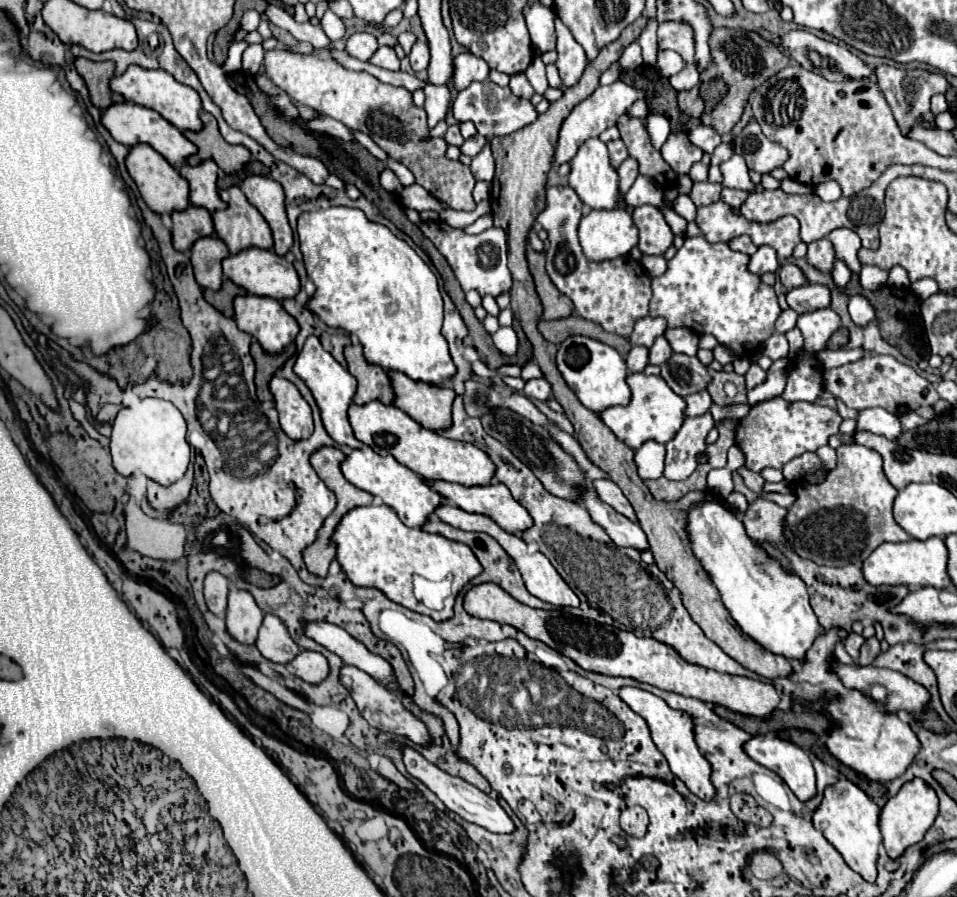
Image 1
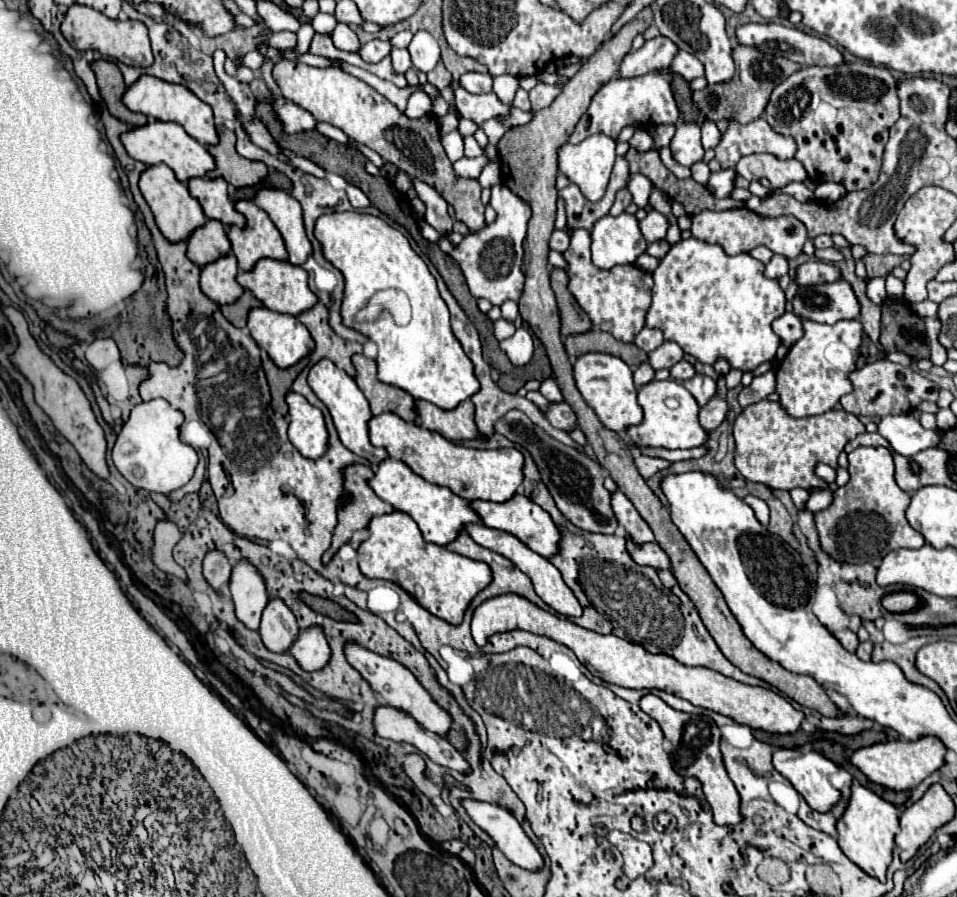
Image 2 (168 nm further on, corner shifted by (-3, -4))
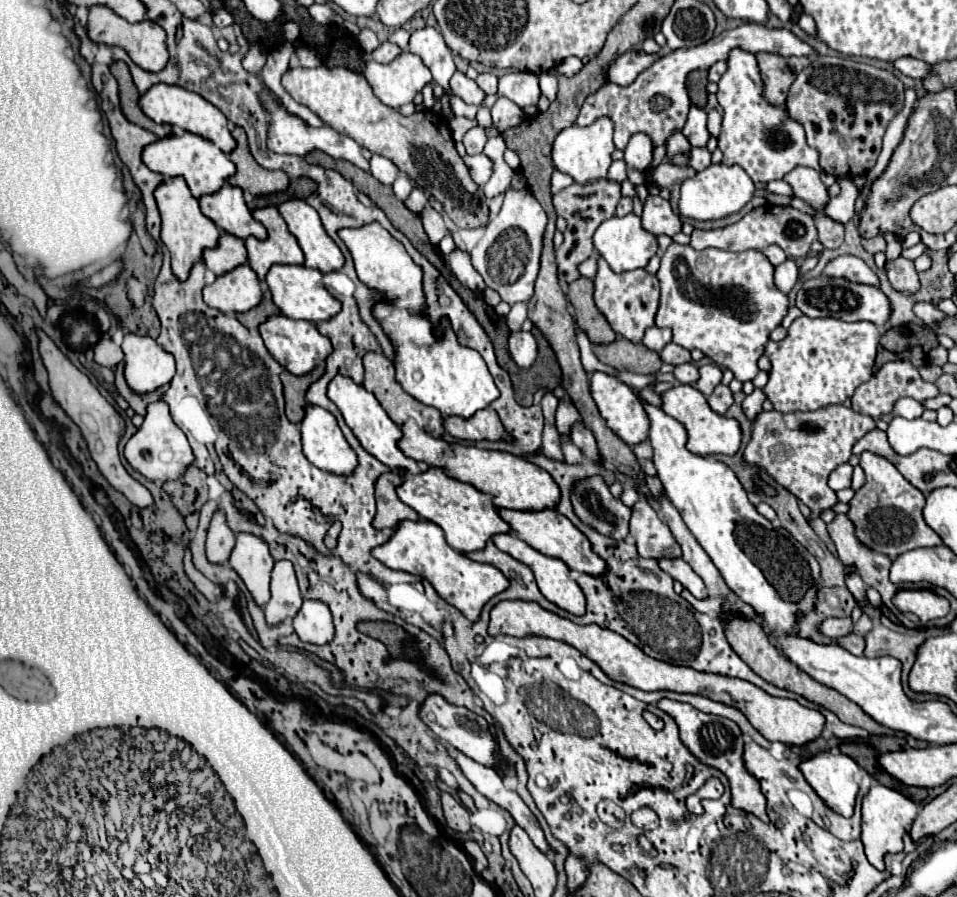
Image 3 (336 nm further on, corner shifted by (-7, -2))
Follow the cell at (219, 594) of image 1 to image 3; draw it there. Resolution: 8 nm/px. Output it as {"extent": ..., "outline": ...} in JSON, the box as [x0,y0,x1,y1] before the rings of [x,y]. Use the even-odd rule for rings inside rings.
{"extent":[207,511,235,565],"outline":[[[217,511],[211,519],[211,527],[209,527],[209,535],[207,535],[209,563],[225,565],[231,555],[231,547],[235,547],[235,533],[227,527],[225,515]]]}

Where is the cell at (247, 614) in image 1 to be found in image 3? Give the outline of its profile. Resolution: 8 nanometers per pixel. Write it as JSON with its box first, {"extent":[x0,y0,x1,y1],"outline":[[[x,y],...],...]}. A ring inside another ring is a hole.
{"extent":[229,533,275,607],"outline":[[[239,533],[235,549],[229,557],[229,565],[243,579],[255,605],[265,607],[265,603],[271,595],[269,593],[271,567],[275,565],[275,561],[269,555],[267,545],[255,535]]]}

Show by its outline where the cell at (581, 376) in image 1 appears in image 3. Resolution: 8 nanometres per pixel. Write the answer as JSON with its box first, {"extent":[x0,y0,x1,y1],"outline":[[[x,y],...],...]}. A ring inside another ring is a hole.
{"extent":[591,371,649,445],"outline":[[[601,371],[591,373],[591,395],[601,411],[601,417],[627,445],[635,445],[635,443],[641,443],[647,439],[647,433],[649,433],[647,413],[643,411],[643,405],[641,405],[639,397],[635,395],[635,391],[629,385],[625,385],[619,377],[601,373]]]}

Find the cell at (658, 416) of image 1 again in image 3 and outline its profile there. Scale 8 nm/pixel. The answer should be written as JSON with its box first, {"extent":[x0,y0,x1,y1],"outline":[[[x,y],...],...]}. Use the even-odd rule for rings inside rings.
{"extent":[661,385,741,455],"outline":[[[675,385],[661,395],[661,409],[677,419],[685,431],[687,431],[687,449],[695,455],[715,455],[715,453],[725,453],[725,455],[735,455],[739,445],[741,445],[741,429],[735,419],[717,415],[711,411],[707,405],[707,399],[691,385]]]}

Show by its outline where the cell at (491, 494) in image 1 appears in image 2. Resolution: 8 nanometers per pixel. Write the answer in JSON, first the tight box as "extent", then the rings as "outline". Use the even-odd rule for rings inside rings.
{"extent":[471,493,561,559],"outline":[[[517,493],[511,501],[507,501],[507,505],[495,505],[493,501],[471,501],[471,507],[479,513],[481,521],[487,527],[515,535],[519,541],[523,541],[531,551],[539,553],[541,557],[551,559],[559,551],[559,541],[561,541],[559,527],[553,523],[553,519],[547,511],[543,511],[537,503],[533,503],[531,499],[527,499],[521,493]]]}

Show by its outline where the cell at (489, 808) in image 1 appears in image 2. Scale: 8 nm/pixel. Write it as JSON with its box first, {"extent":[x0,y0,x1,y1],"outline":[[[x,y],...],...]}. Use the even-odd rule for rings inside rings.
{"extent":[463,799,543,871],"outline":[[[473,799],[463,801],[463,805],[471,815],[471,819],[493,837],[497,847],[511,863],[527,871],[543,869],[543,857],[539,855],[531,839],[525,835],[525,831],[521,829],[519,821],[513,817],[511,811],[495,803],[491,805]]]}

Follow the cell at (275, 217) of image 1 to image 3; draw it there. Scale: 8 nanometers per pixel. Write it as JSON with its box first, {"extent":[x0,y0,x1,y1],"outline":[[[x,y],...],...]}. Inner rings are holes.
{"extent":[277,199,343,273],"outline":[[[289,199],[277,205],[289,231],[295,235],[305,255],[305,267],[319,269],[321,273],[335,271],[343,265],[343,253],[325,233],[317,211],[303,199]]]}

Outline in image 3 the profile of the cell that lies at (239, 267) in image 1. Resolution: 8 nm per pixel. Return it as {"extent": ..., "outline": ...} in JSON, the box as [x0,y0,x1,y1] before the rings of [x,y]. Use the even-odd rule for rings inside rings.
{"extent":[265,265,341,321],"outline":[[[273,265],[265,279],[273,303],[281,309],[283,315],[291,319],[305,319],[305,321],[327,321],[341,311],[341,303],[329,295],[329,291],[321,285],[321,273],[317,269],[309,269],[305,265]]]}

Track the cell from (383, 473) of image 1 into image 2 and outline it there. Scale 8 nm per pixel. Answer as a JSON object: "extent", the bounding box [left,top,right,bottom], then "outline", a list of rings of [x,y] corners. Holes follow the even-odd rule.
{"extent":[369,459,479,547],"outline":[[[395,459],[383,461],[379,469],[375,471],[375,477],[369,481],[369,485],[383,501],[393,505],[397,511],[411,515],[415,523],[419,525],[423,537],[441,547],[447,547],[449,543],[453,543],[467,523],[479,521],[479,515],[471,509],[471,505],[465,499],[451,493],[451,489],[447,487],[425,481],[423,477],[413,473],[411,467],[405,465],[403,461],[395,461]]]}

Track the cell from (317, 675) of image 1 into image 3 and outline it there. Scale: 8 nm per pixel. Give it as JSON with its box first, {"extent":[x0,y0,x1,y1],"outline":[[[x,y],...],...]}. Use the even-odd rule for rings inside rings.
{"extent":[293,601,335,645],"outline":[[[303,601],[301,611],[293,619],[293,629],[303,643],[313,645],[327,645],[335,635],[331,611],[321,601]]]}

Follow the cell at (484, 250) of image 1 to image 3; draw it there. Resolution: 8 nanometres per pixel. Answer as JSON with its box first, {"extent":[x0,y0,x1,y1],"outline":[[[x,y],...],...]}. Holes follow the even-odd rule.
{"extent":[471,189,547,305],"outline":[[[527,189],[505,191],[505,201],[499,215],[489,221],[481,241],[473,247],[471,259],[485,285],[501,295],[509,305],[519,301],[529,301],[533,297],[533,283],[539,273],[539,255],[541,255],[541,237],[547,225],[547,215],[539,201]]]}

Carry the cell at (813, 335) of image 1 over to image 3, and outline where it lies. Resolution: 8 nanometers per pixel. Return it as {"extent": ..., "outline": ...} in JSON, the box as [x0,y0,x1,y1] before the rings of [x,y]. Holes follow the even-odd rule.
{"extent":[763,317,879,413],"outline":[[[797,317],[789,327],[789,335],[779,341],[777,353],[771,355],[773,369],[763,387],[767,399],[781,413],[817,411],[843,403],[861,383],[871,379],[879,337],[879,327],[873,323],[847,323],[831,317]]]}

